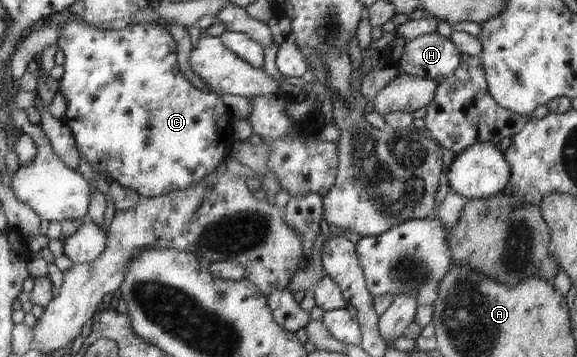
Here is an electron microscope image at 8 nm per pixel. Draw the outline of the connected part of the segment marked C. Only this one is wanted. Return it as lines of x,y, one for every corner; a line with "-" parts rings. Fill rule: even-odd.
70,19
61,23
56,46
64,54
64,74
59,79
59,93
66,99
67,111
62,119
63,123
70,129
76,148
84,161
92,166
94,173
112,178
114,182
137,191
141,196
162,196
178,189
200,183
204,177
216,173
216,167
229,157
234,146
234,135
230,129
230,111
223,99
216,93
207,92
206,89
196,89
178,69
176,61
176,41
168,33
168,29
156,23
136,24
134,26
118,25
114,30
99,29
90,25
82,19

